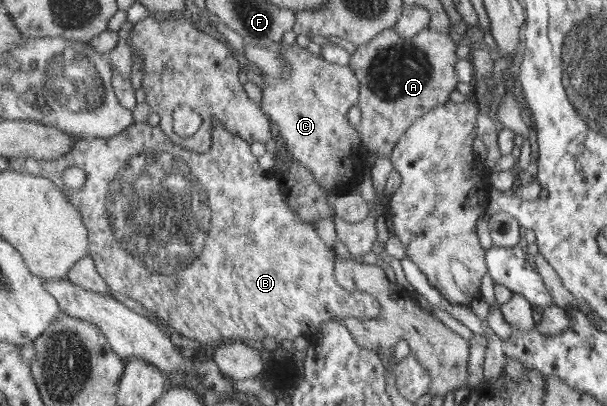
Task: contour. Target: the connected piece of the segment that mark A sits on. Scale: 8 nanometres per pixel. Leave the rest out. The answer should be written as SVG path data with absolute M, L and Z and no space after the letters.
M394 28L388 29L367 44L358 45L349 65L360 78L360 101L357 106L362 114L358 128L366 148L375 152L379 158L391 159L397 143L419 117L449 102L449 96L459 82L455 72L457 60L457 44L451 36L429 28L423 29L413 38L403 38Z

